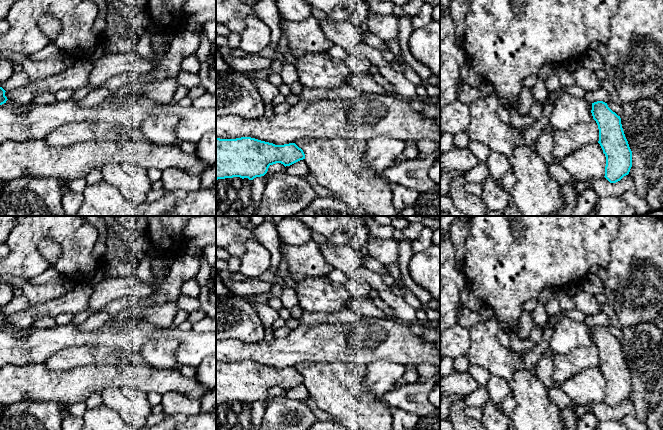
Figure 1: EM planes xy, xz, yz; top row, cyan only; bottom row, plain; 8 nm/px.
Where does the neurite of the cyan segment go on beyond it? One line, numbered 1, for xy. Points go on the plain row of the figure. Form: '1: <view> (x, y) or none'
1: none

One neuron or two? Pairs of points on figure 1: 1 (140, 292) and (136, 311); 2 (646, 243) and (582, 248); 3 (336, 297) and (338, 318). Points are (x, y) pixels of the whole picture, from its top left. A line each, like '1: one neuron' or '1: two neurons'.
1: two neurons
2: two neurons
3: two neurons

